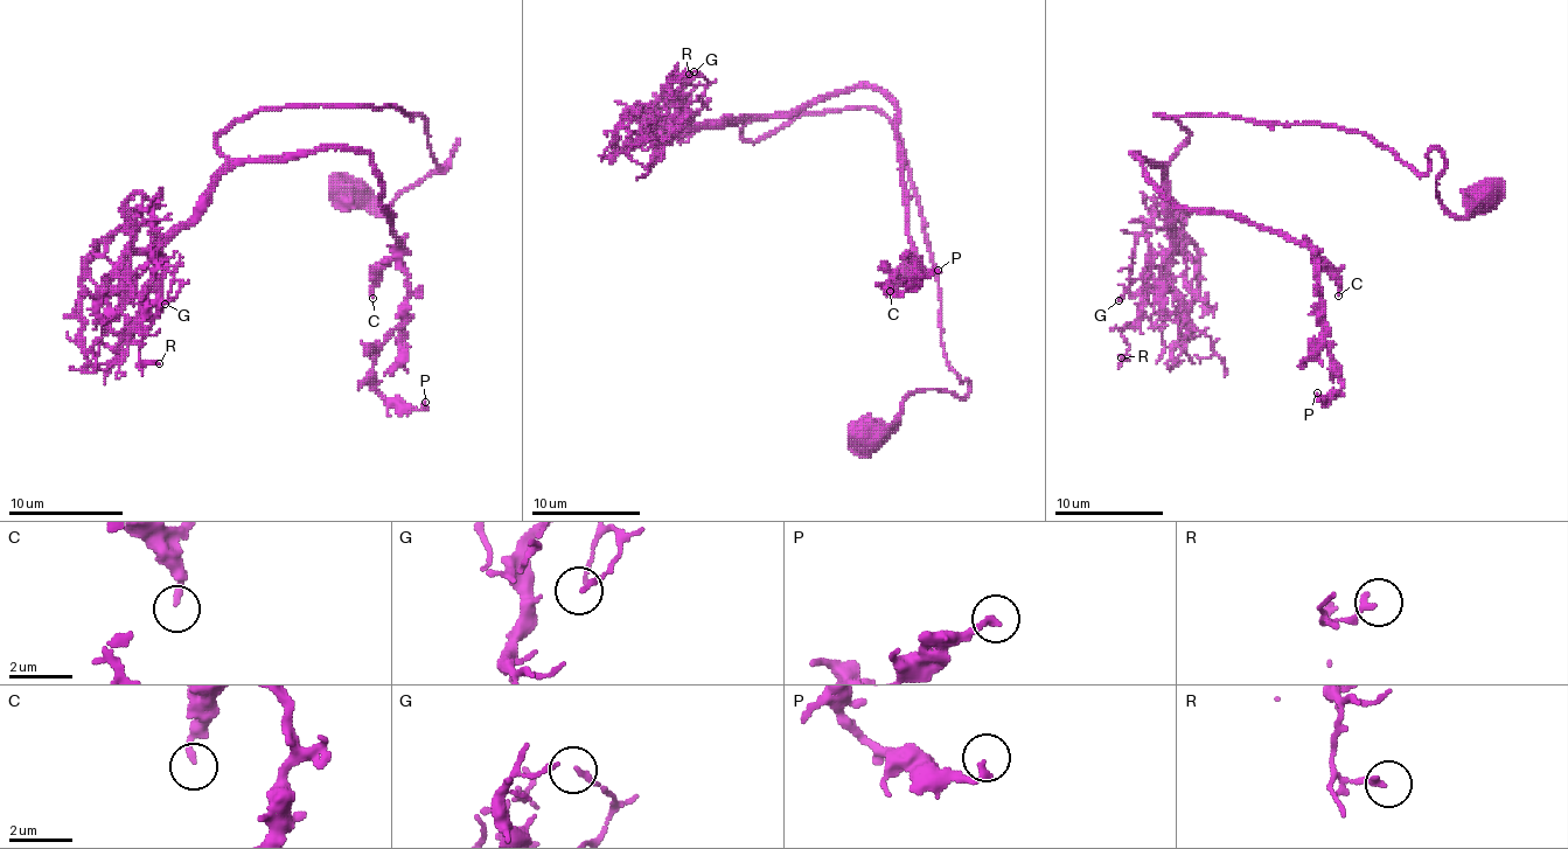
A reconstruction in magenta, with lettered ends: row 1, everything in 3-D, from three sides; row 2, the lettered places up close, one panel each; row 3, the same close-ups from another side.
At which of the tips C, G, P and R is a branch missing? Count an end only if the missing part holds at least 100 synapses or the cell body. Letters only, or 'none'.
none

